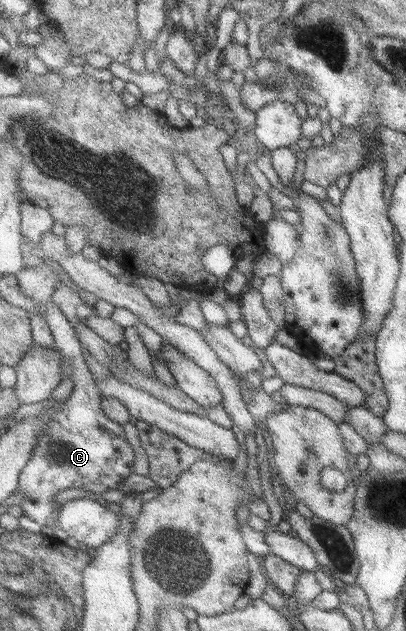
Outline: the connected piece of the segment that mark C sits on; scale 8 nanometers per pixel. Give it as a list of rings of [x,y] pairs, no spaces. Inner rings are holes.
[[[52,301],[46,303],[44,318],[53,335],[55,348],[71,368],[74,389],[64,400],[61,411],[49,424],[45,435],[39,436],[31,460],[22,471],[19,490],[27,497],[21,506],[24,515],[41,526],[54,527],[61,509],[61,505],[54,501],[57,492],[64,488],[82,488],[92,493],[116,488],[132,474],[134,450],[126,440],[122,425],[106,416],[102,406],[104,396],[84,360],[83,344],[75,325],[68,322]]]

